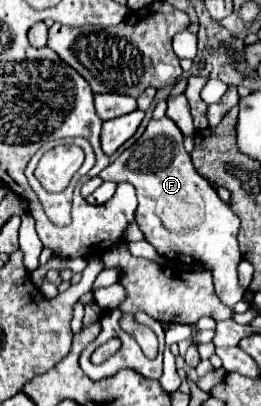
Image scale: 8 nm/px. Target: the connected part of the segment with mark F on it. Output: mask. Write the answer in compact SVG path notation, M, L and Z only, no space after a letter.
M161 118L151 120L141 134L141 138L127 148L113 164L109 164L101 174L101 178L107 178L111 182L129 182L137 188L139 208L137 208L137 224L147 236L147 242L155 246L155 250L169 262L177 264L203 264L209 266L215 278L215 293L225 306L233 308L245 294L245 288L237 280L237 264L241 262L241 250L237 244L237 232L239 232L239 218L229 210L229 206L217 196L215 188L209 186L207 180L203 180L189 154L183 148L183 134L175 126L173 120Z

